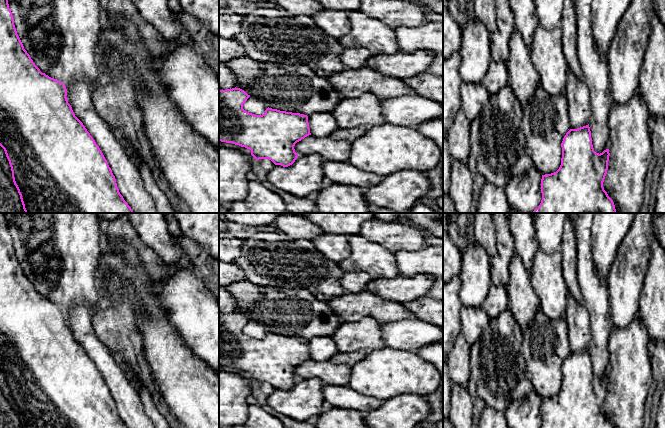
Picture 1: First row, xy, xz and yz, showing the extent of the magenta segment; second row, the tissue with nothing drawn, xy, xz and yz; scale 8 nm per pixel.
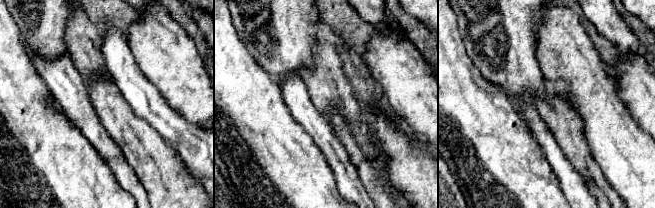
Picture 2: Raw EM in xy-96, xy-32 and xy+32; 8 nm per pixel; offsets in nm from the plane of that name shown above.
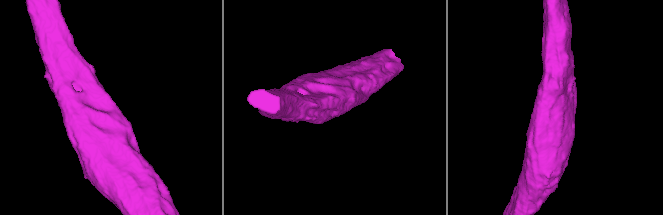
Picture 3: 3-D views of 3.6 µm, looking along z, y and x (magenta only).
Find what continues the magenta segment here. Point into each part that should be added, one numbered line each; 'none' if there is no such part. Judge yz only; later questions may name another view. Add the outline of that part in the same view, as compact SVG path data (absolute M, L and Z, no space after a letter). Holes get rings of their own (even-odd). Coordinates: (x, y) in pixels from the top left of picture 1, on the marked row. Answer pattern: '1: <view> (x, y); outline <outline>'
none

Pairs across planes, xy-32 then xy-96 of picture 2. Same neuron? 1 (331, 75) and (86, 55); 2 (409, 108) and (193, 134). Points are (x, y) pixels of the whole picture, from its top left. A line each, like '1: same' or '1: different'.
1: same
2: different

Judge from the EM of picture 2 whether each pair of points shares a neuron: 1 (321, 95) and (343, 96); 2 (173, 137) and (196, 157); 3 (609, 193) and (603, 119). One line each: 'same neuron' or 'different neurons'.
1: same neuron
2: same neuron
3: different neurons

